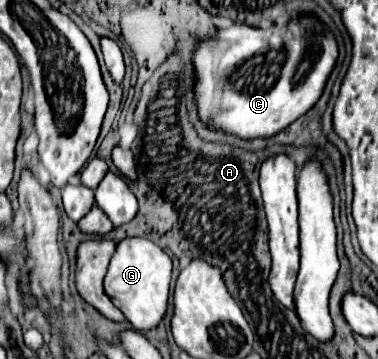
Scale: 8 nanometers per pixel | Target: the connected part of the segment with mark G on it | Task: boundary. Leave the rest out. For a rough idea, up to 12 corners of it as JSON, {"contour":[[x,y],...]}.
{"contour":[[124,238],[104,290],[136,330],[168,310],[172,260]]}

